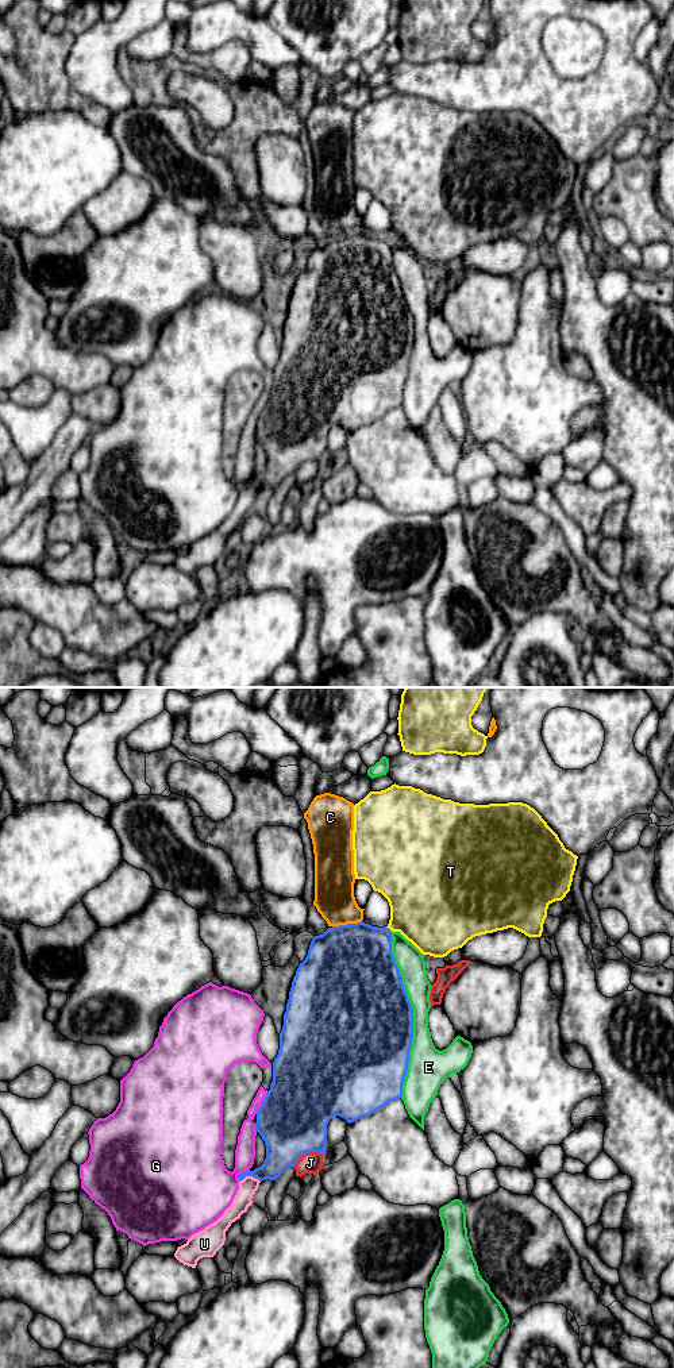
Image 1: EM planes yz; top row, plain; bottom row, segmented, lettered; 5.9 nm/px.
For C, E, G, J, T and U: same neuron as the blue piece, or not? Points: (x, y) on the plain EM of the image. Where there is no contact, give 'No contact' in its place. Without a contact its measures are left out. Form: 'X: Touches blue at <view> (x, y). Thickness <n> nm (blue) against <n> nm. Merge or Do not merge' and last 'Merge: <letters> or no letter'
C: Touches blue at yz (347, 232). Thickness 500 nm (blue) against 240 nm. Do not merge
E: Touches blue at yz (412, 323). Thickness 500 nm (blue) against 170 nm. Do not merge
G: Touches blue at yz (262, 411). Thickness 420 nm (blue) against 110 nm. Do not merge
J: Touches blue at yz (307, 461). Thickness 420 nm (blue) against 130 nm. Do not merge
T: Touches blue at yz (388, 237). Thickness 400 nm (blue) against 420 nm. Do not merge
U: Touches blue at yz (249, 484). Thickness 200 nm (blue) against 110 nm. Do not merge
Merge: no letter

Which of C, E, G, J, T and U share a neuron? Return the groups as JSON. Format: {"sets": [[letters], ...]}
{"sets": [["C"], ["E"], ["G"], ["J"], ["T"], ["U"]]}

